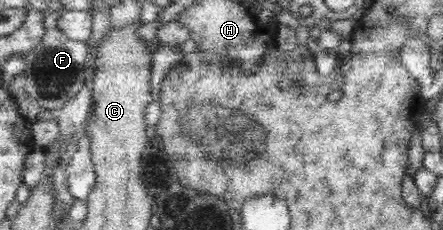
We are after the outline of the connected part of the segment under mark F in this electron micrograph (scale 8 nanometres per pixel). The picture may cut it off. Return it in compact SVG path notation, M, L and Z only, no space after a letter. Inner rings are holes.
M57 27L46 30L43 40L22 55L25 62L25 90L41 109L55 113L81 92L84 82L87 42L71 40Z

